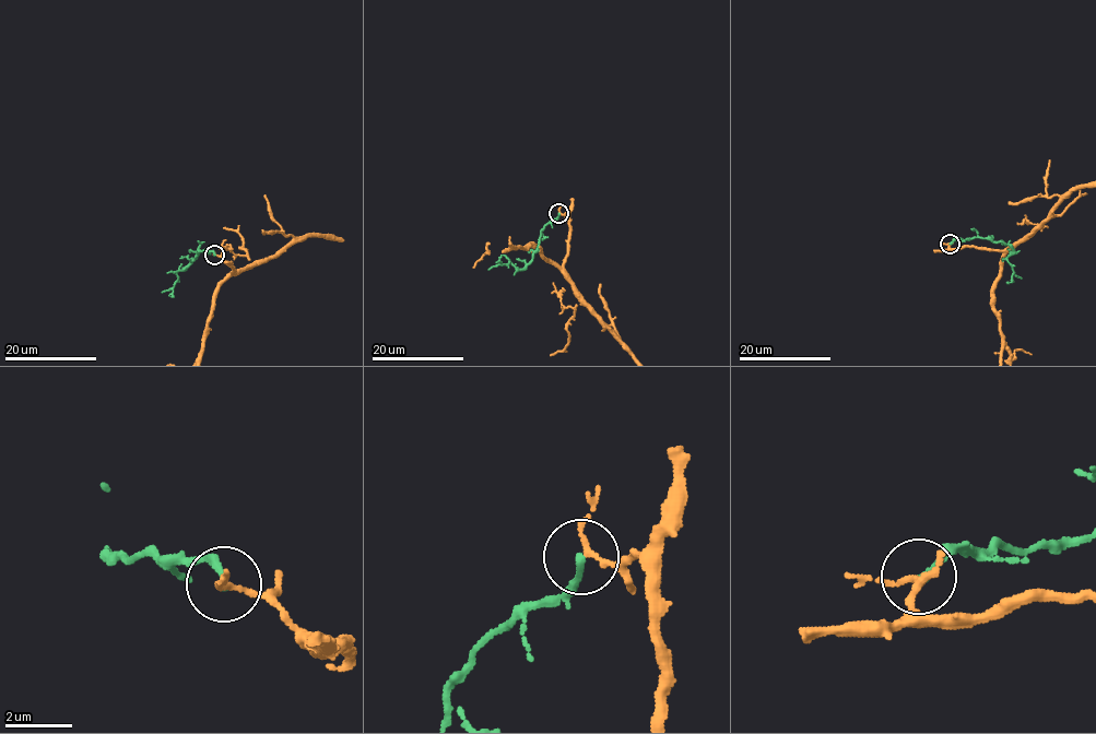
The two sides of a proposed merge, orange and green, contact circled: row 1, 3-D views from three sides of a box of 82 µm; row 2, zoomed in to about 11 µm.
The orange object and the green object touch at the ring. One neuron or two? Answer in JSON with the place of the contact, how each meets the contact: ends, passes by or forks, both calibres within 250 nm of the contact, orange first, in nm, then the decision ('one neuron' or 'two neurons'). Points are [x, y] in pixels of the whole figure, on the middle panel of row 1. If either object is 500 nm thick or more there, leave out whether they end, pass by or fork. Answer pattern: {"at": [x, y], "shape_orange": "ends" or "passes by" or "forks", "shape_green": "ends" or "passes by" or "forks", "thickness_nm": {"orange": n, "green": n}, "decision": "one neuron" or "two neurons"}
{"at": [558, 213], "shape_orange": "passes by", "shape_green": "ends", "thickness_nm": {"orange": 140, "green": 220}, "decision": "one neuron"}

